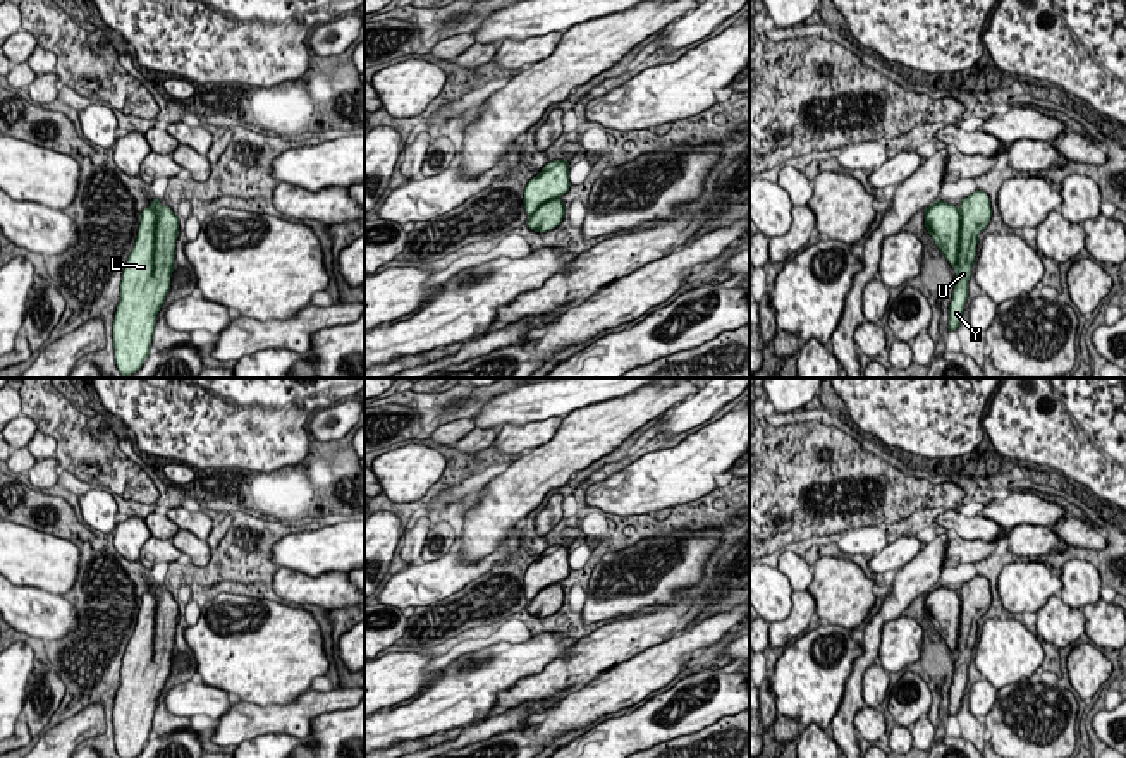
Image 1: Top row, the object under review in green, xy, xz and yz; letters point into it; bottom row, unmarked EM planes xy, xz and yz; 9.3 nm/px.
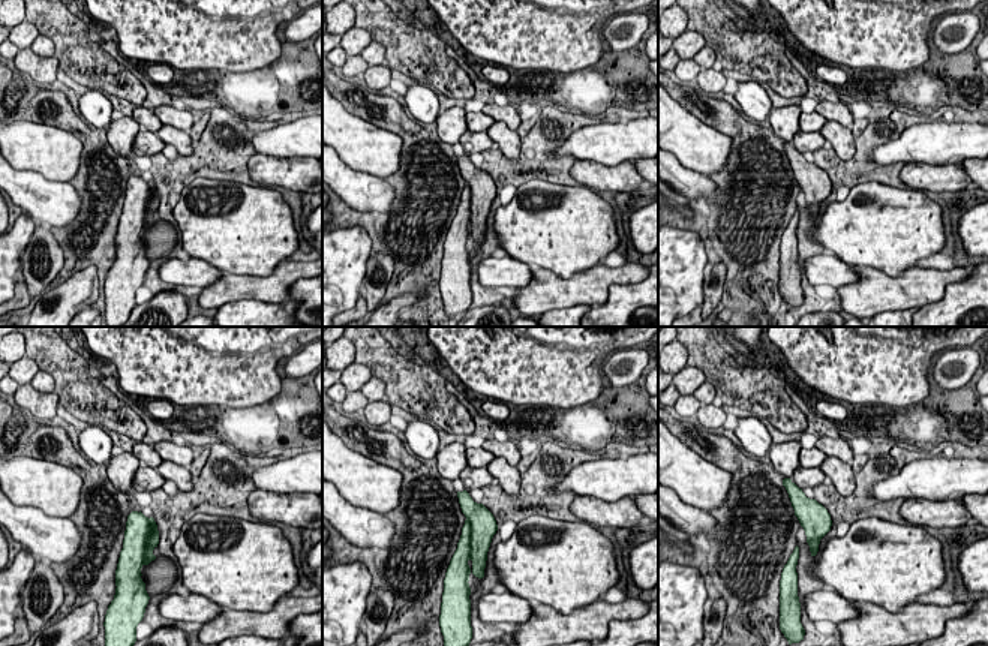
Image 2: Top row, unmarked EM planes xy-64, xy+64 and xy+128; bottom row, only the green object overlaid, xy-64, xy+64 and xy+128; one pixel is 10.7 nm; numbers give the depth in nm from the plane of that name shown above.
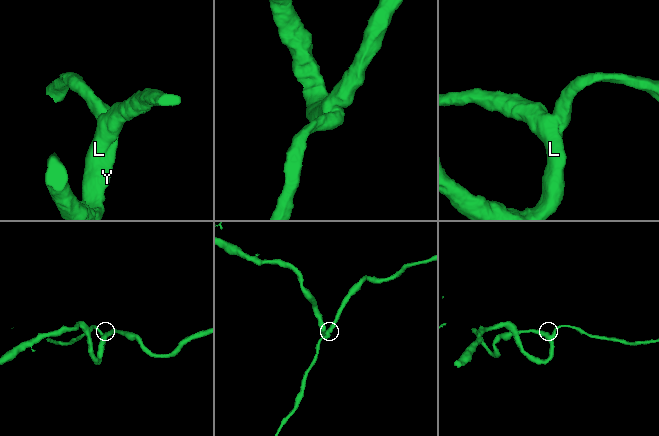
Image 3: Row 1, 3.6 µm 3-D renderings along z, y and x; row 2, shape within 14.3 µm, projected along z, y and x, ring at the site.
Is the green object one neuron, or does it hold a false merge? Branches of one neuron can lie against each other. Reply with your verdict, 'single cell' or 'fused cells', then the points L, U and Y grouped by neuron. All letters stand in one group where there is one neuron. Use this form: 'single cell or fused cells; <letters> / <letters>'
single cell; L U Y

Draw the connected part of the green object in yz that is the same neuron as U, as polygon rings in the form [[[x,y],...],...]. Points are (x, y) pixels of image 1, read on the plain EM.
[[[978,574],[961,584],[959,593],[940,584],[925,593],[925,612],[956,655],[954,677],[949,689],[949,717],[956,715],[961,708],[968,684],[968,665],[976,641],[978,619],[988,610],[990,602],[990,584],[987,578]]]

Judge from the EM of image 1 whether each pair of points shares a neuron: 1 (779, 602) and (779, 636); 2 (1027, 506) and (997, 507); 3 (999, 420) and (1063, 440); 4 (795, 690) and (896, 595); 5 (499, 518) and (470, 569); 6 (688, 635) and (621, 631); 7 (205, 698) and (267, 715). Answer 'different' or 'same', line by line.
1: different
2: same
3: same
4: different
5: different
6: different
7: different

